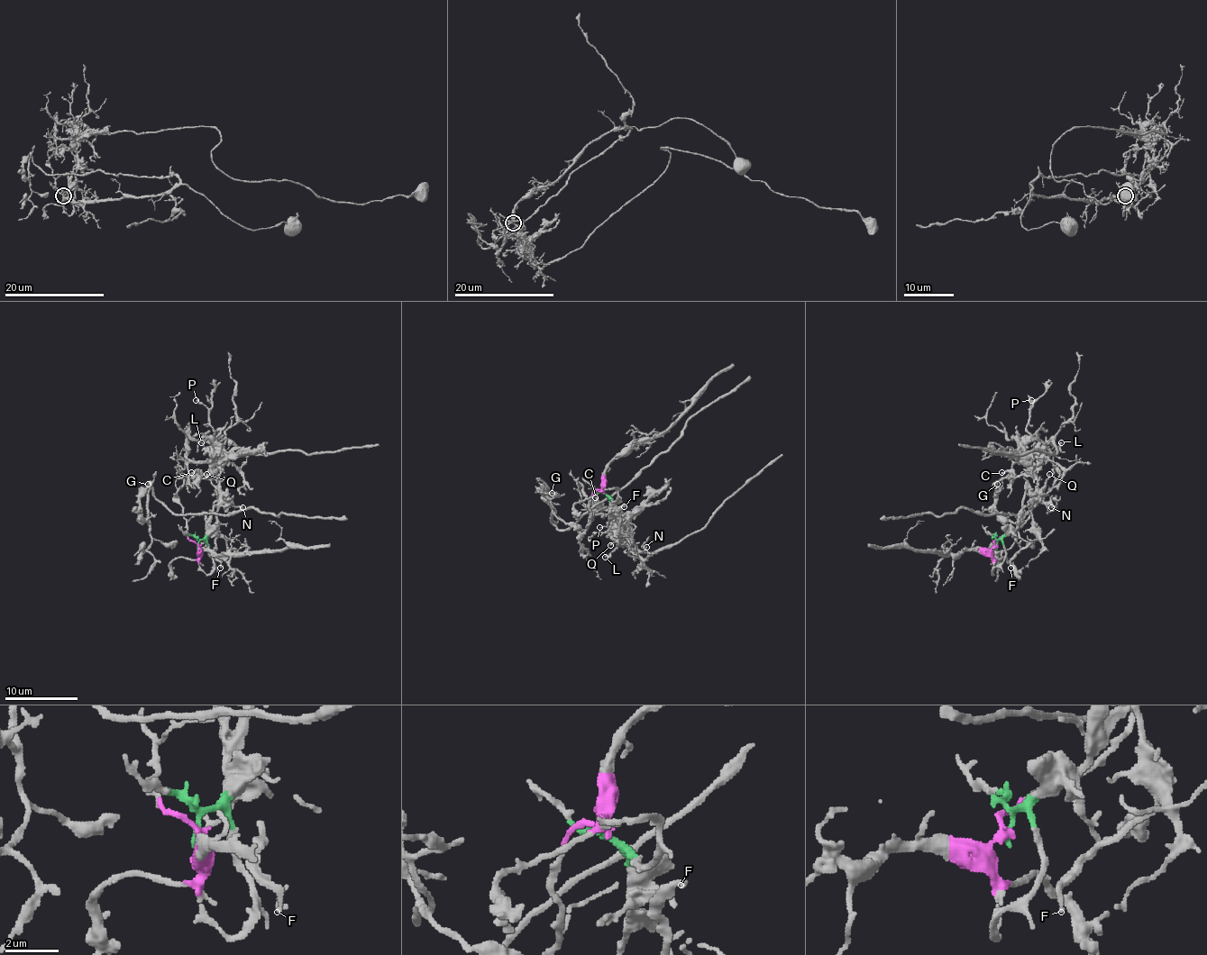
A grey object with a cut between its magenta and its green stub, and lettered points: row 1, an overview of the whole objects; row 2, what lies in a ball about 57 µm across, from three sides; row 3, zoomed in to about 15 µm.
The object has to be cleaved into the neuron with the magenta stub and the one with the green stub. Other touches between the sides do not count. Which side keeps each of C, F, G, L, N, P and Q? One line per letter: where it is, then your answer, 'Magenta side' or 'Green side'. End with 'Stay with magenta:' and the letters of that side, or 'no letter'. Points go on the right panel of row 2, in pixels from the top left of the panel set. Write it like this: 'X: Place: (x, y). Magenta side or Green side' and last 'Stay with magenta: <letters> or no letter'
C: Place: (1001, 472). Green side
F: Place: (1010, 568). Green side
G: Place: (997, 484). Magenta side
L: Place: (1061, 442). Green side
N: Place: (1051, 507). Green side
P: Place: (1031, 400). Green side
Q: Place: (1049, 474). Green side
Stay with magenta: G

